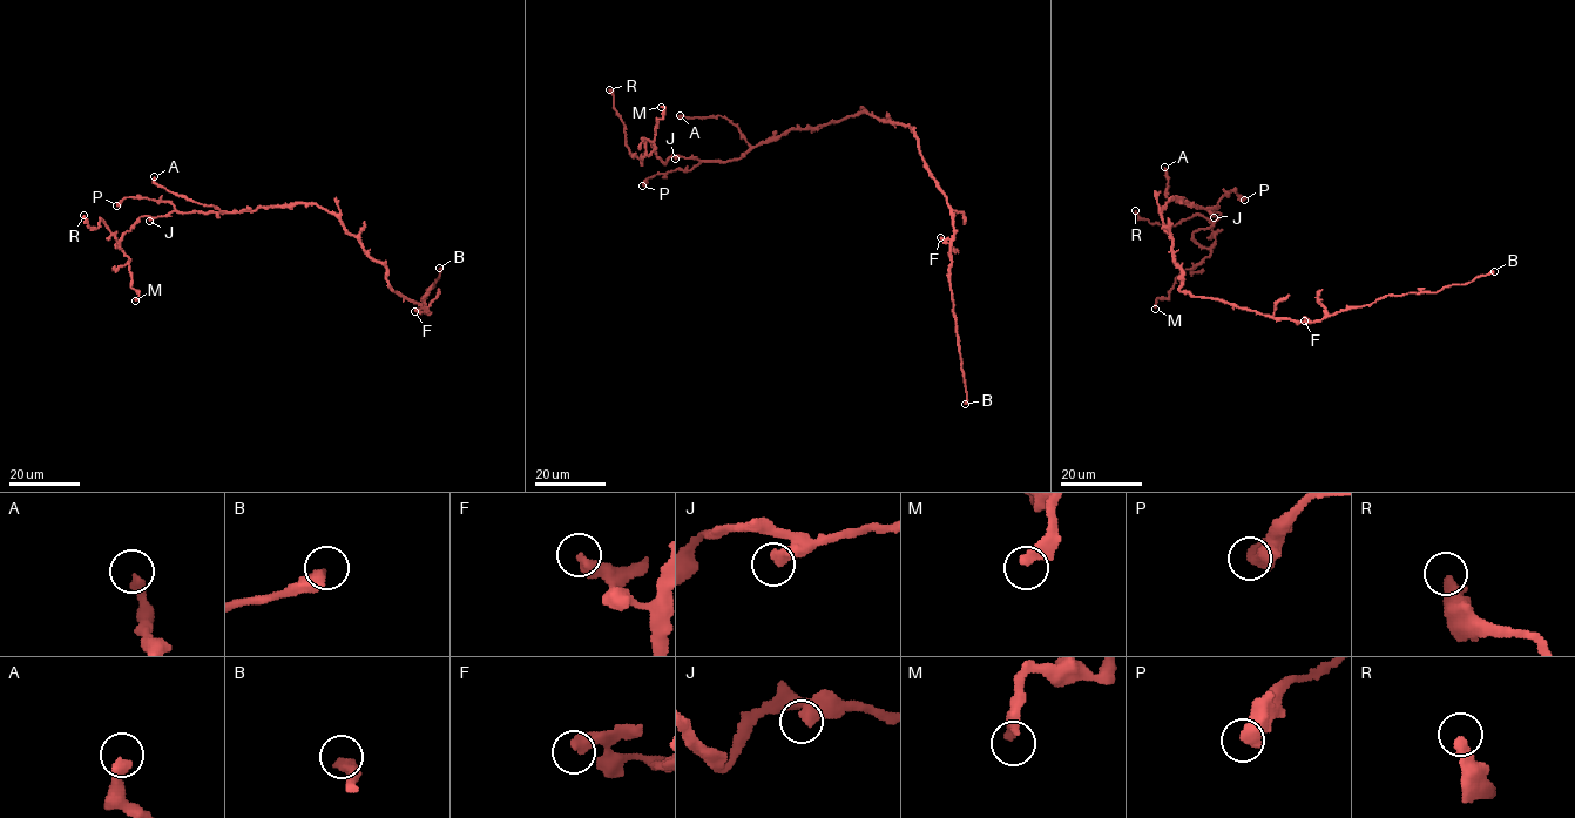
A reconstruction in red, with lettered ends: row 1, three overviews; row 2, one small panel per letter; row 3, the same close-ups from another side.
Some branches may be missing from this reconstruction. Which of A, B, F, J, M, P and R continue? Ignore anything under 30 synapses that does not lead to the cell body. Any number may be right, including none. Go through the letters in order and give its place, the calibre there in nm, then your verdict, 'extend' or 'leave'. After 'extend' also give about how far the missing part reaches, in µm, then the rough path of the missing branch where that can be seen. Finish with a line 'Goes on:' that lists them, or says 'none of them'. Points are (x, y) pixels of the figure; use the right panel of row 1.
A: place (1164, 167); calibre 320 nm; leave
B: place (1494, 271); calibre 440 nm; extend; missing 190 µm
F: place (1304, 320); calibre 400 nm; leave
J: place (1214, 217); calibre 480 nm; leave
M: place (1155, 309); calibre 360 nm; leave
P: place (1244, 200); calibre 550 nm; leave
R: place (1135, 210); calibre 400 nm; leave
Goes on: B

